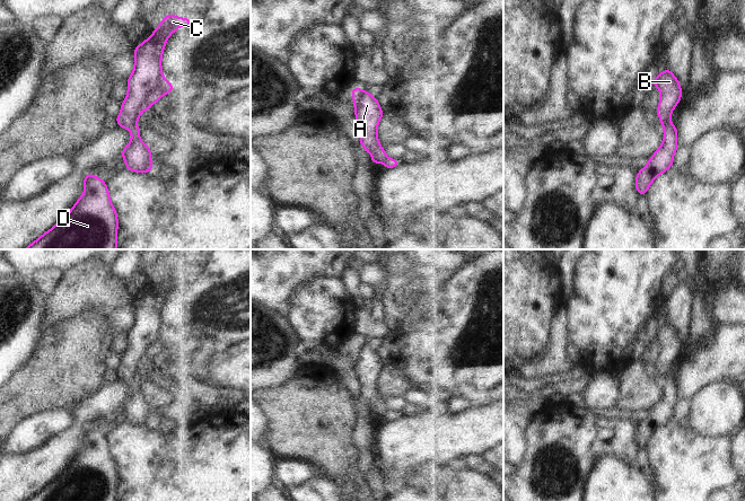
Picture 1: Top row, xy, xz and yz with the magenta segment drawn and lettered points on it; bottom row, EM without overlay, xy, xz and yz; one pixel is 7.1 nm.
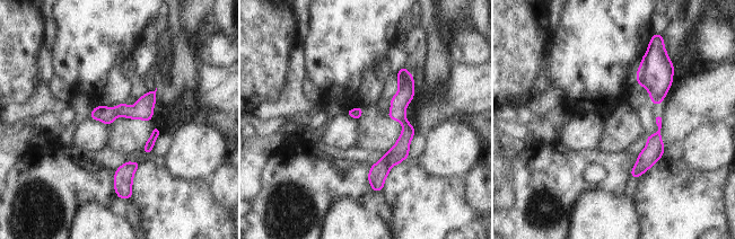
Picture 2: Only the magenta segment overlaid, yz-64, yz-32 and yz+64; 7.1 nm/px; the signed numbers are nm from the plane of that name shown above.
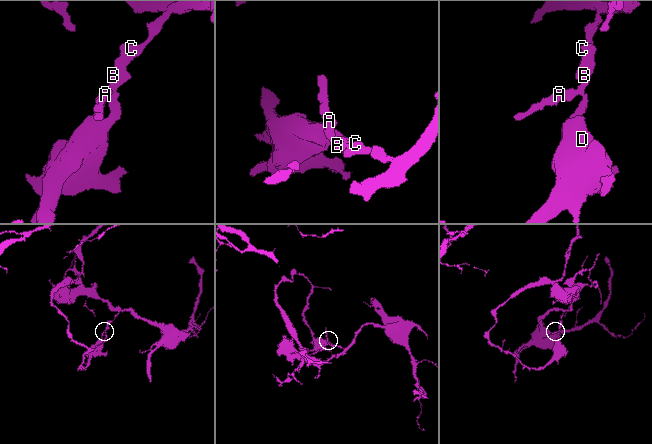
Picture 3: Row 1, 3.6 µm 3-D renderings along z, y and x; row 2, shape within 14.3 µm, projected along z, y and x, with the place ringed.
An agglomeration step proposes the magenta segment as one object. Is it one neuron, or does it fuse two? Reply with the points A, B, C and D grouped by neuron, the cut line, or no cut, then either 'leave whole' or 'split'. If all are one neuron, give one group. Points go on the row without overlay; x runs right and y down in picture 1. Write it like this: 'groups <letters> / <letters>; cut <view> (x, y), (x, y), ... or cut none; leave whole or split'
groups A B C / D; cut yz (669, 375), (663, 381); split

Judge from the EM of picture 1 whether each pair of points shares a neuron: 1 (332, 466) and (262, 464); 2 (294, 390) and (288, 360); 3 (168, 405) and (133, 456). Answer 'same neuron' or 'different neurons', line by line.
1: different neurons
2: different neurons
3: different neurons

